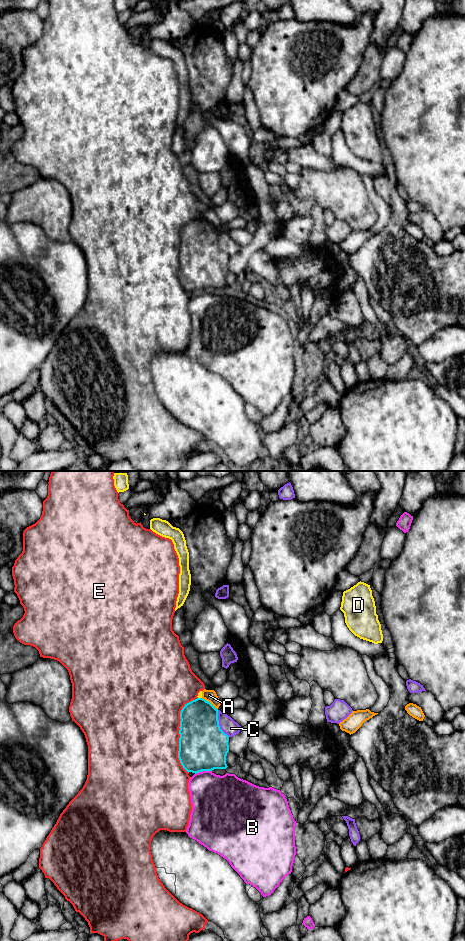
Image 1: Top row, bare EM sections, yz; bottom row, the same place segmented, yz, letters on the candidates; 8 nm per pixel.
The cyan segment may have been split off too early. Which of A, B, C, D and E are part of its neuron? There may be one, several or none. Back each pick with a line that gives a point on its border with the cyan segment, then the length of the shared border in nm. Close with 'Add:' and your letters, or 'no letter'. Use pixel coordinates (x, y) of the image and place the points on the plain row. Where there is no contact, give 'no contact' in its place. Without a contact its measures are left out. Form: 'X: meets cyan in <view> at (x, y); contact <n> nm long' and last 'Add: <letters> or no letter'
Add: no letter

